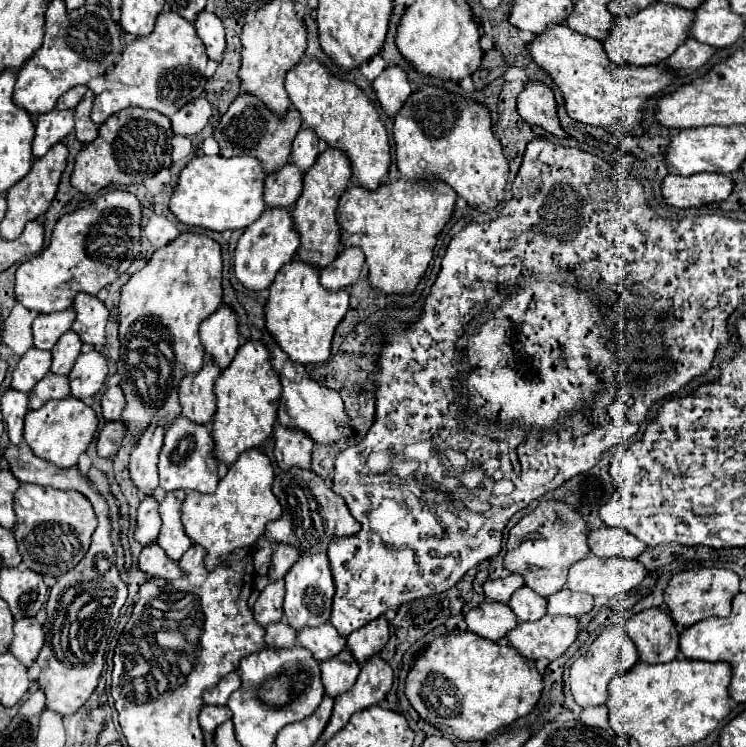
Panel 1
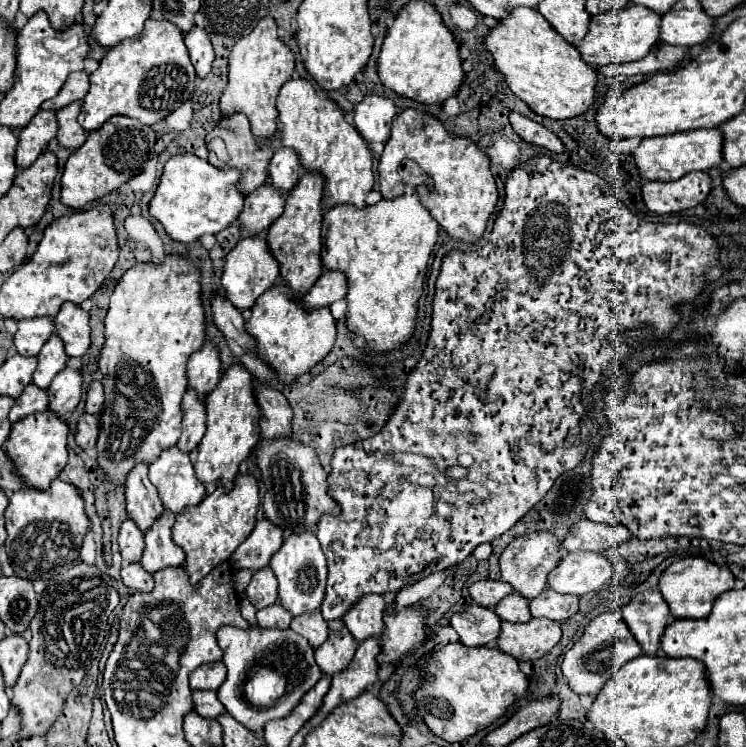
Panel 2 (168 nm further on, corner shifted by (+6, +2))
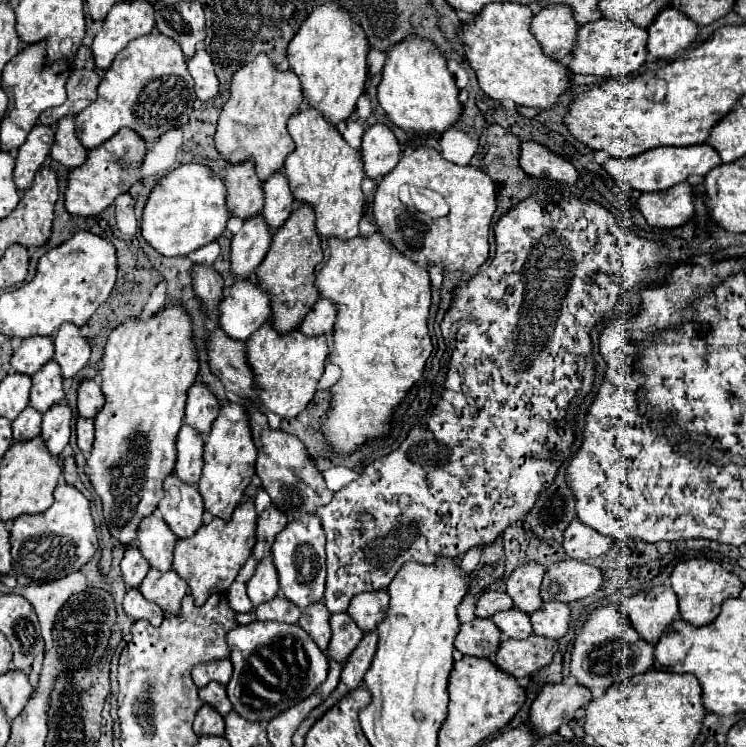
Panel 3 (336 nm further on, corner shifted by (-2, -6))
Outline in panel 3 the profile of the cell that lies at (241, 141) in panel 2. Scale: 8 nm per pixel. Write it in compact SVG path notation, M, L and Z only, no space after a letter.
M242 163L242 167L228 167L224 185L228 191L226 207L232 217L250 219L262 213L262 183L258 183L250 163Z

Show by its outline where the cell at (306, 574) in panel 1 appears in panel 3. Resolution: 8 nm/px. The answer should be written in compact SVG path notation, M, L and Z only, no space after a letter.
M302 515L290 521L274 539L272 561L278 569L280 591L286 599L296 603L300 609L306 609L310 603L324 597L326 583L326 551L324 551L324 529L318 515Z

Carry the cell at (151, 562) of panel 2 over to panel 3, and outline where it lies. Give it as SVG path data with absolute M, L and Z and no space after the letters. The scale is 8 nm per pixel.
M150 569L146 579L142 581L140 593L146 597L146 601L156 603L164 611L164 615L178 615L182 597L188 593L188 585L178 577L176 571L160 575L160 571Z

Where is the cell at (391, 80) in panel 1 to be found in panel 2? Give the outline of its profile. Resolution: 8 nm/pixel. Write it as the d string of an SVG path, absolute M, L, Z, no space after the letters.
M368 93L354 109L354 125L368 143L384 143L394 117L396 105L382 93Z

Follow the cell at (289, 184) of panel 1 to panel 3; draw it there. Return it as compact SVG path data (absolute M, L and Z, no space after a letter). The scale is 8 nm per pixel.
M262 215L246 219L242 229L232 237L230 245L230 275L236 281L252 279L256 267L266 257L272 243L272 231L266 227Z

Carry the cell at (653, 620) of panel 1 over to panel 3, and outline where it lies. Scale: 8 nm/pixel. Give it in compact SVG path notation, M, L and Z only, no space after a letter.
M658 585L648 591L626 596L619 604L634 629L652 645L658 643L662 631L678 619L678 601L670 585Z

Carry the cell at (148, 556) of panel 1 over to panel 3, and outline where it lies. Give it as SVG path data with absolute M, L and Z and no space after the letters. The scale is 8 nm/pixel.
M130 589L124 597L124 613L132 621L146 619L154 627L158 627L158 623L162 623L162 619L164 619L162 611L158 611L158 607L154 607L154 603L146 603L146 599L142 599L142 593L134 591L134 589Z

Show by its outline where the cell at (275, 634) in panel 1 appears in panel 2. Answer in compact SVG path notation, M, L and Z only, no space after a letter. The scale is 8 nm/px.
M274 605L274 607L264 607L256 613L258 625L264 629L288 629L292 615L282 607L282 605Z

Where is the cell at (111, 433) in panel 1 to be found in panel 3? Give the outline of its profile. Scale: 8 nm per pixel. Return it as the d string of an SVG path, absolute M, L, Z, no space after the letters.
M78 417L76 419L76 443L84 455L90 453L92 441L94 441L94 421L86 417Z

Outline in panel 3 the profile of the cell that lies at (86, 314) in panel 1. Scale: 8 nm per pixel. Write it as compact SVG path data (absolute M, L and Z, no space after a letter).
M64 323L54 335L54 361L60 365L62 377L74 377L90 359L90 345L72 323Z

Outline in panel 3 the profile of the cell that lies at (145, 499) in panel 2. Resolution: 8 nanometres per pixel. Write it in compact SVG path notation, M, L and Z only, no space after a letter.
M150 515L142 521L142 531L138 533L138 549L150 567L166 573L172 569L172 551L178 537L158 519Z

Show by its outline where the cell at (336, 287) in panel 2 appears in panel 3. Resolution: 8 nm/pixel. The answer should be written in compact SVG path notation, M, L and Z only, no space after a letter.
M318 299L298 329L308 337L316 337L332 331L332 327L334 327L334 303L326 303L326 299Z

